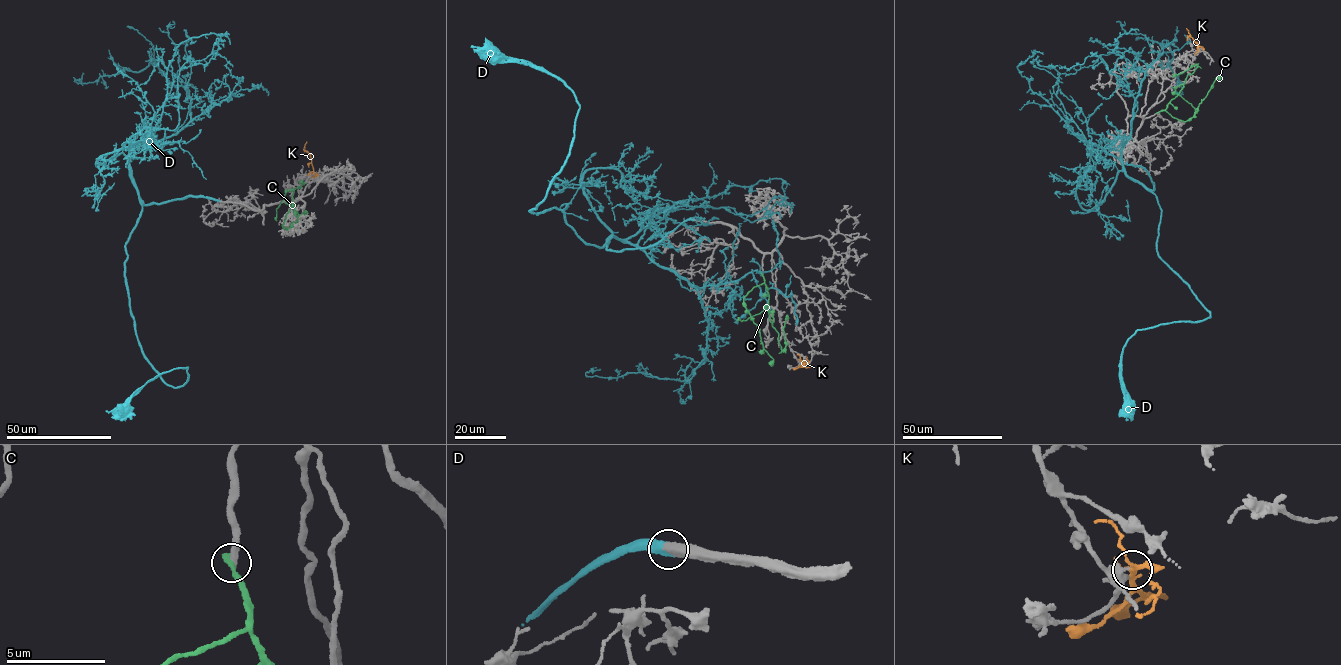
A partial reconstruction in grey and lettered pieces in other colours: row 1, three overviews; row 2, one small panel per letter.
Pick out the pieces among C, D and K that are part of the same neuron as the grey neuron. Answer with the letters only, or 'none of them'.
D

